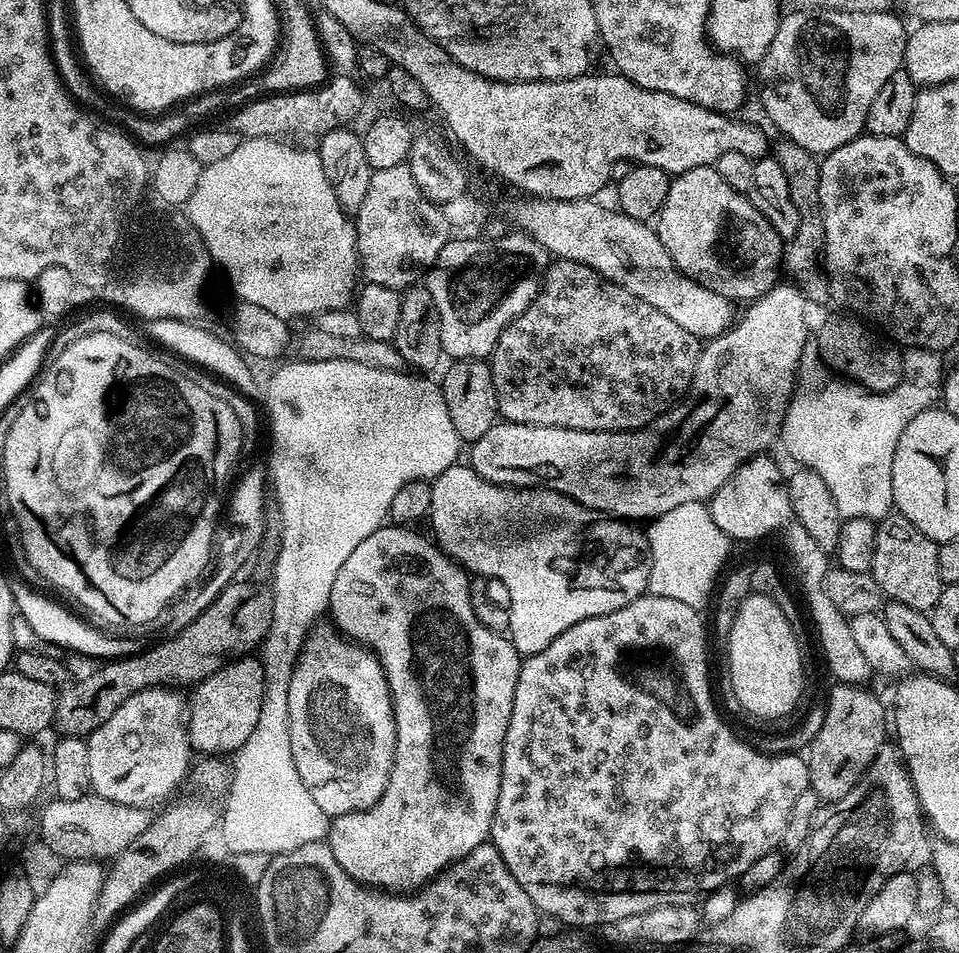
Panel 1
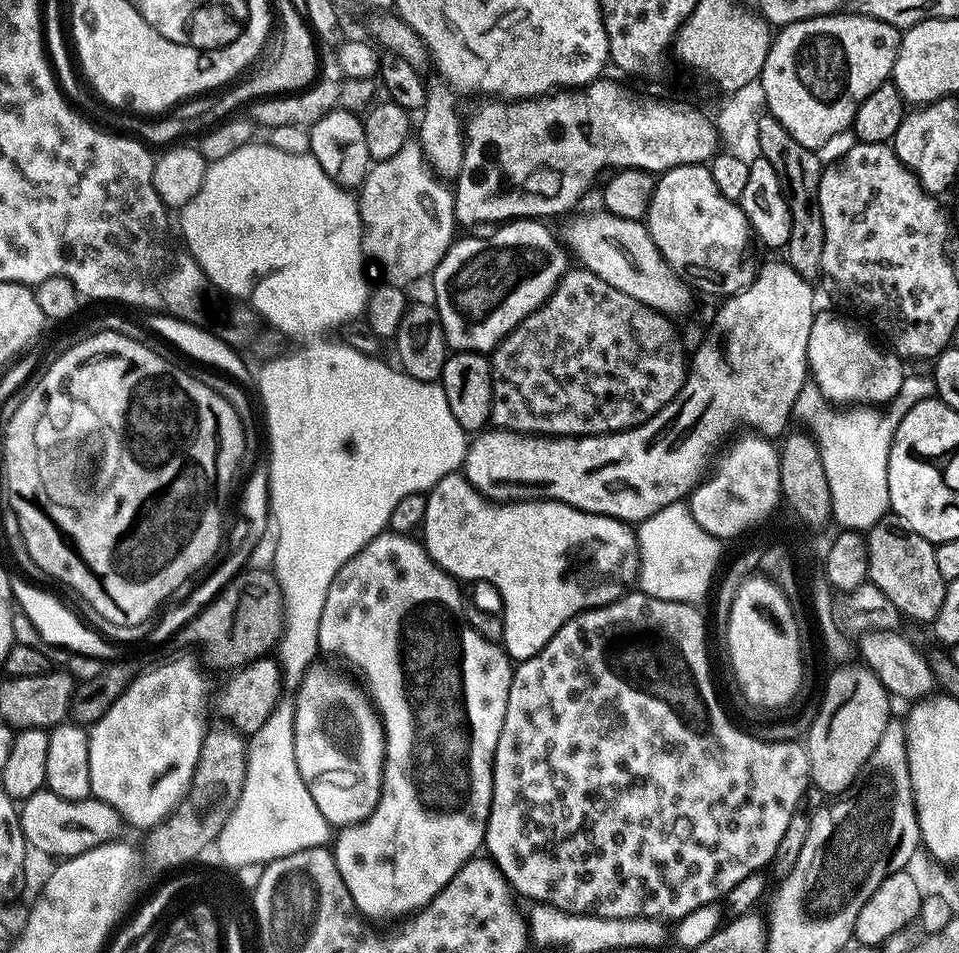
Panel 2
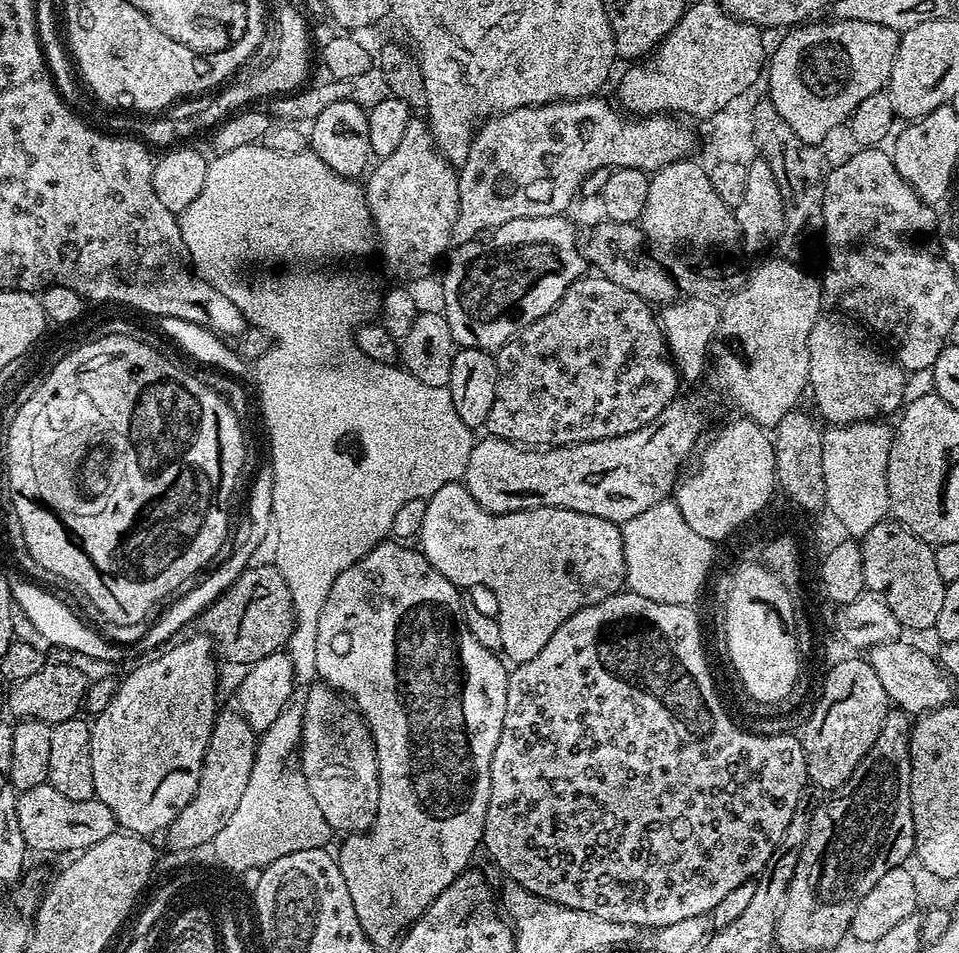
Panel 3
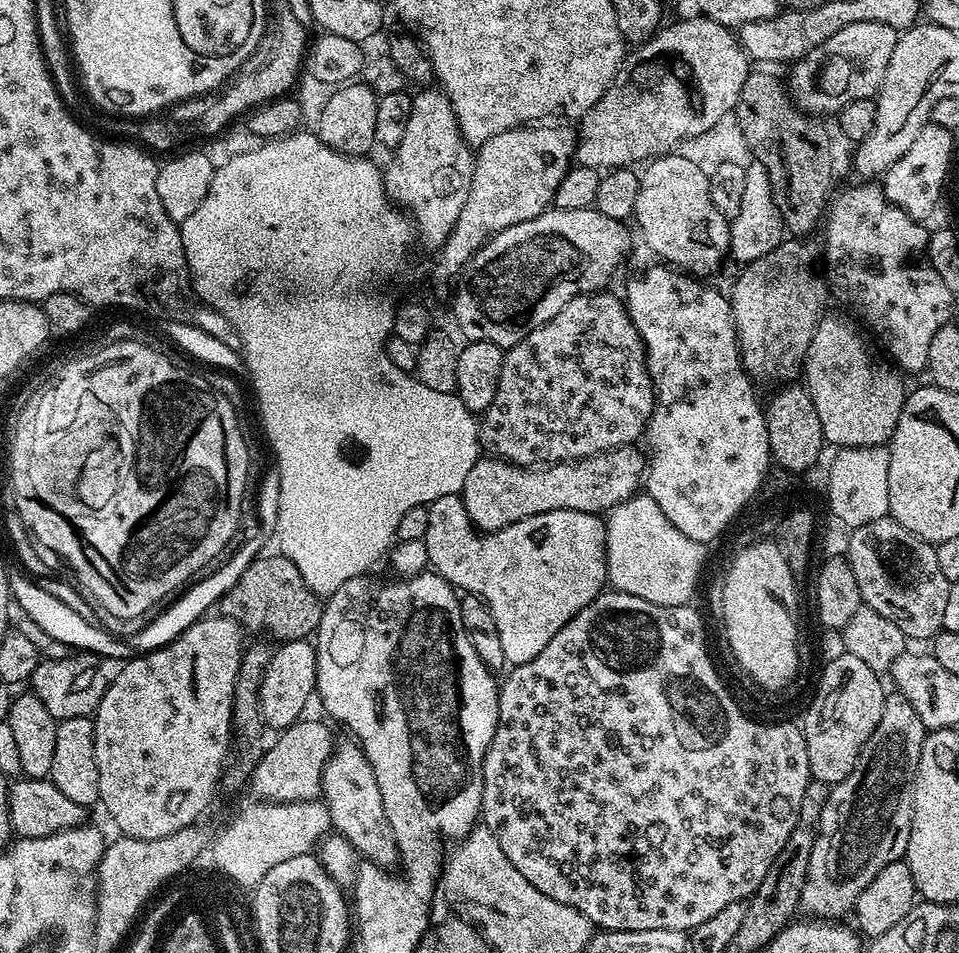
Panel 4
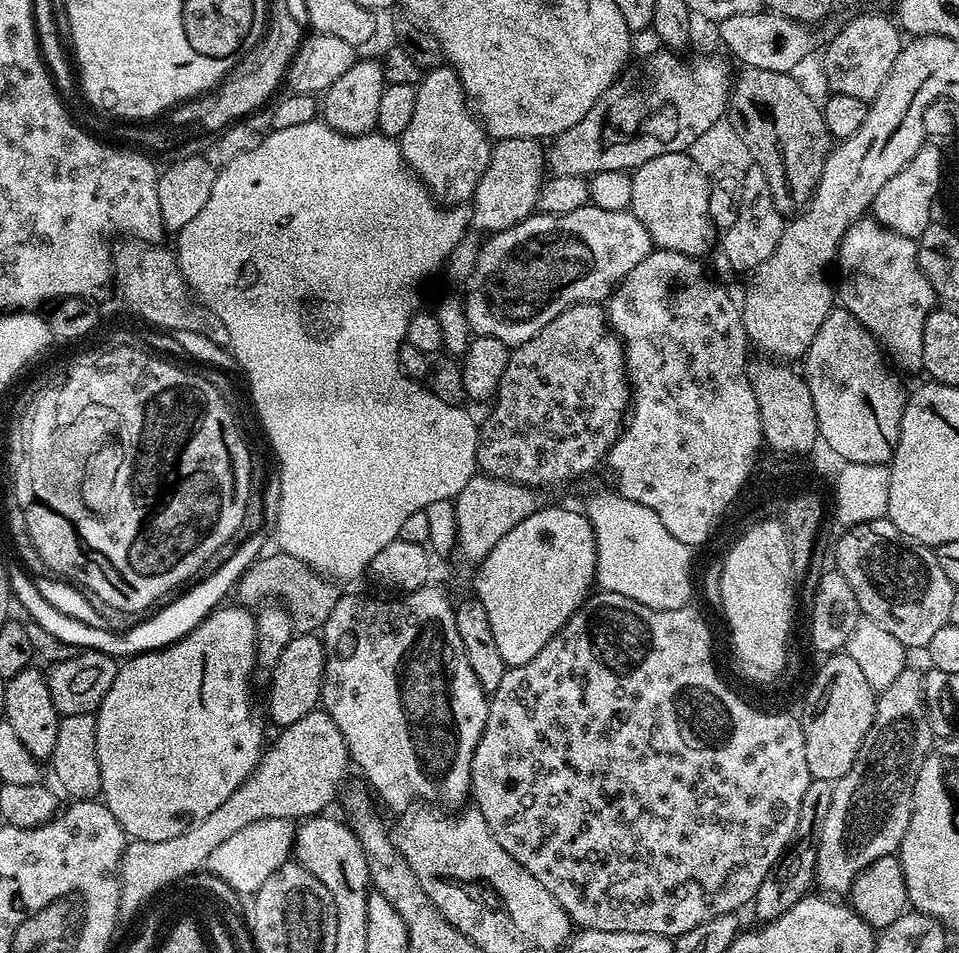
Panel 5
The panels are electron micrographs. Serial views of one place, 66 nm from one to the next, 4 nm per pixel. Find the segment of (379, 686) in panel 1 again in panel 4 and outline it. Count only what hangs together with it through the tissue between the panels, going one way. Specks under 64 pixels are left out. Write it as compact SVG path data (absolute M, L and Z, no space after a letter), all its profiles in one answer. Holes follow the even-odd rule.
M349 742L335 745L324 767L320 786L322 803L330 814L332 828L339 835L346 837L361 857L381 866L392 866L388 865L392 863L395 865L399 859L396 840L392 837L390 822L382 806L382 794L378 790L378 782L359 744Z

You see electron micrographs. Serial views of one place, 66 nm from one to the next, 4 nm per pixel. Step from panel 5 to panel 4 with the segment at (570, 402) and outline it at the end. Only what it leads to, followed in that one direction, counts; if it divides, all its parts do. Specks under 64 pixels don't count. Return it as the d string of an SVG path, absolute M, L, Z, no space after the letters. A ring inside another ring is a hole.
M612 290L599 292L585 292L570 298L542 326L530 330L526 338L522 338L513 348L504 353L502 370L498 374L498 390L494 390L494 402L490 402L488 409L482 413L478 420L478 439L485 449L488 448L493 457L501 460L509 460L511 464L525 466L543 466L545 464L559 464L566 460L581 460L587 456L593 456L598 452L608 452L611 448L622 448L636 442L636 439L645 435L648 420L656 408L656 385L654 377L648 372L648 356L644 352L644 343L634 326L634 322L628 313L628 305L612 293Z

